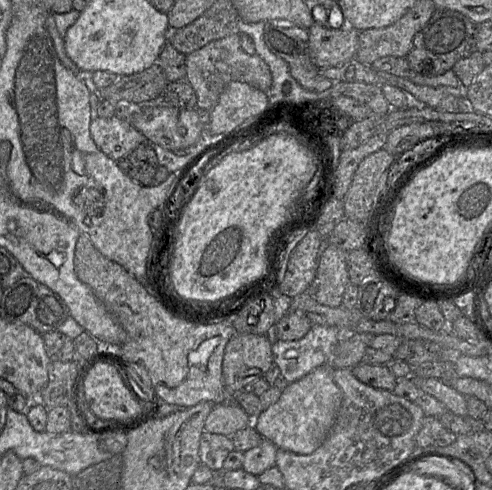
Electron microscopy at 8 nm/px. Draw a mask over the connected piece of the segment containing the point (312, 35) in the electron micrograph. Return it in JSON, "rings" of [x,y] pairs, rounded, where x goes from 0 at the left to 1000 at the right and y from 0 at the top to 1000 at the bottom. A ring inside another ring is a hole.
{"rings":[[[638,49],[626,67],[628,114],[644,139],[693,135],[722,118],[730,63],[667,59]]]}

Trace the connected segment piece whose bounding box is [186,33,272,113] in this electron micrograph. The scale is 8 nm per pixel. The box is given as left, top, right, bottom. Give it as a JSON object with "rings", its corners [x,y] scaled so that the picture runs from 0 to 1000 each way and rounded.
{"rings":[[[470,69],[429,84],[415,96],[378,114],[378,165],[400,196],[400,224],[423,231],[443,208],[447,194],[470,167],[496,167],[545,188],[553,153],[545,133],[522,110],[506,112],[490,98],[488,69]]]}

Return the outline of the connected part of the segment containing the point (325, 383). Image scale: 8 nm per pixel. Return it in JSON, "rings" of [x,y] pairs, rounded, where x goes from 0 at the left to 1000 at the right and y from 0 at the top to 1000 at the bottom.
{"rings":[[[657,745],[652,749],[638,753],[636,757],[632,757],[606,778],[587,782],[585,788],[575,796],[573,806],[569,808],[565,818],[553,824],[543,835],[535,837],[520,853],[514,855],[514,869],[520,876],[520,880],[530,888],[530,892],[555,904],[563,912],[563,916],[573,916],[610,929],[634,927],[646,912],[650,912],[652,906],[663,896],[663,892],[667,890],[667,884],[671,882],[681,861],[681,853],[685,849],[687,837],[695,820],[695,798],[679,780],[677,753],[699,753],[699,751],[677,751],[673,745]]]}

